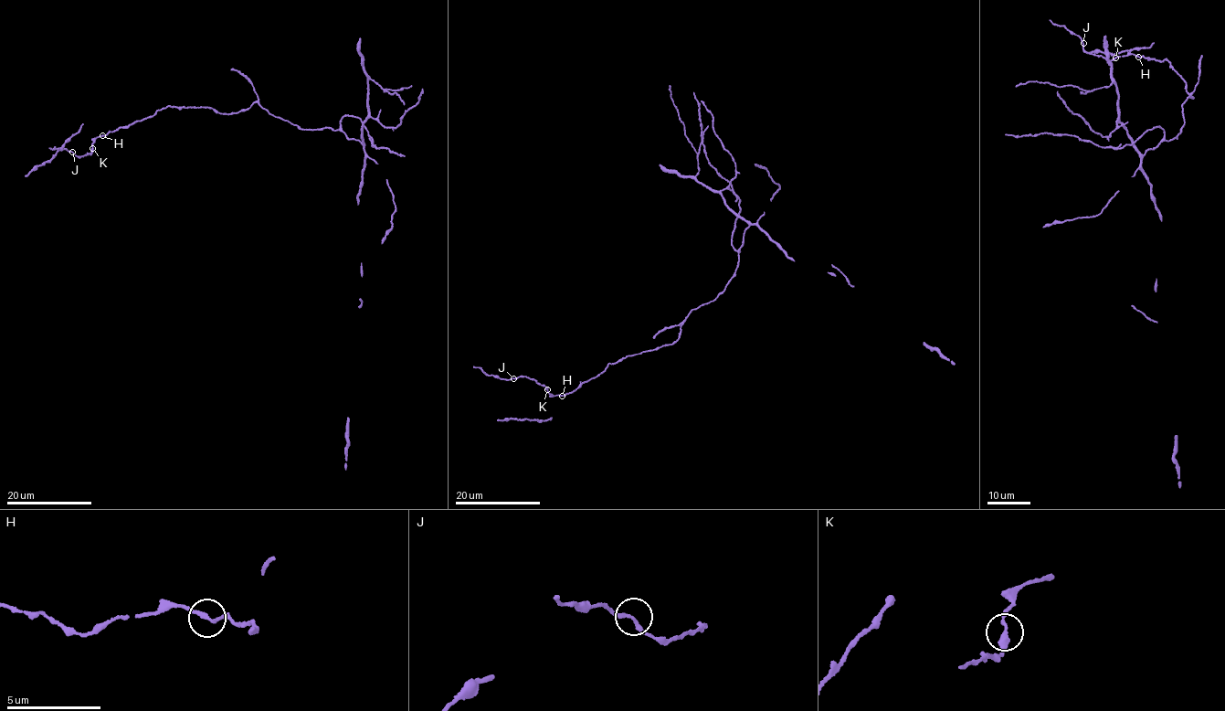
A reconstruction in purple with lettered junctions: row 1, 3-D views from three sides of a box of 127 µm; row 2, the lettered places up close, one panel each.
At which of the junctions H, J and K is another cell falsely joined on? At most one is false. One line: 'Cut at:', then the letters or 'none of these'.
Cut at: H

